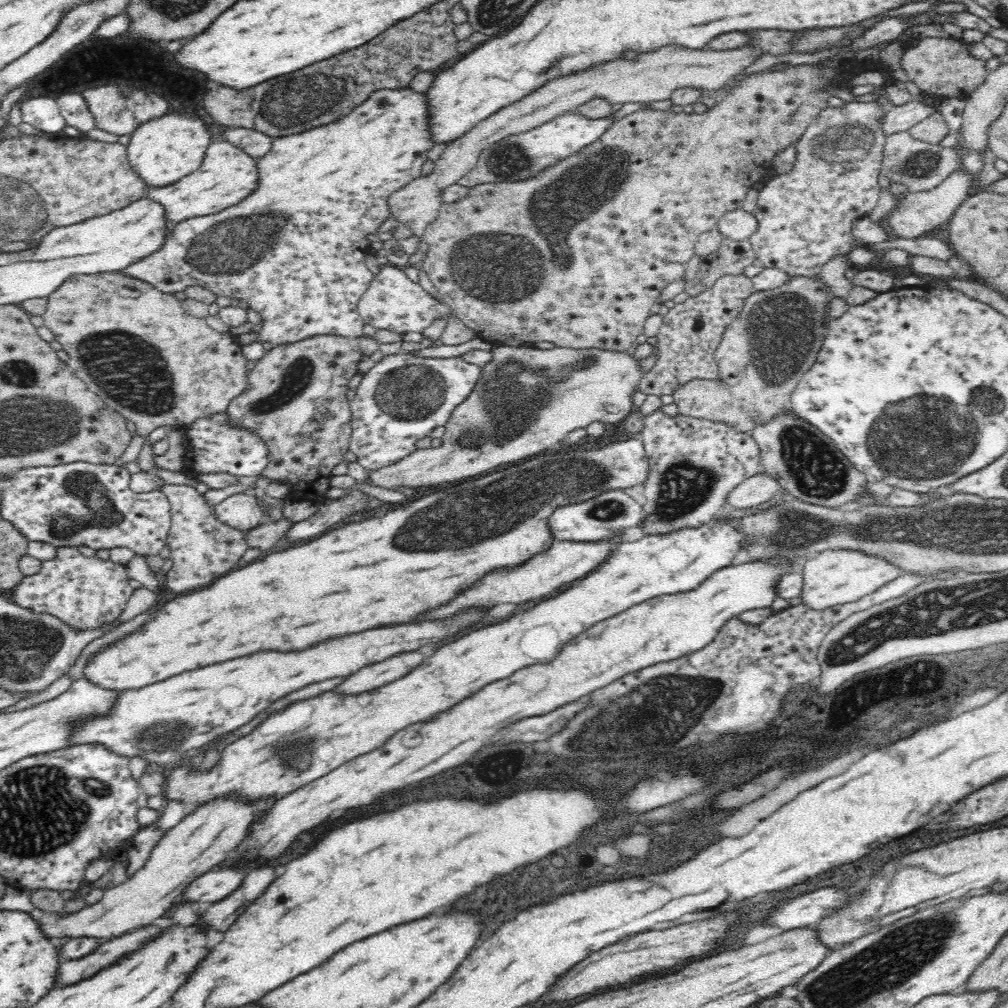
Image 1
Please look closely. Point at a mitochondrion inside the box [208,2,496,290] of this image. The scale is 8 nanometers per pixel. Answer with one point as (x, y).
(300, 101)

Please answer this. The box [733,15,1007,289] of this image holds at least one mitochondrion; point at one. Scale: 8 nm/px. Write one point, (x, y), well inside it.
(853, 142)

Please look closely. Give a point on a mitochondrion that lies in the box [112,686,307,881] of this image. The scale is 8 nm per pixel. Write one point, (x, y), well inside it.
(168, 736)

